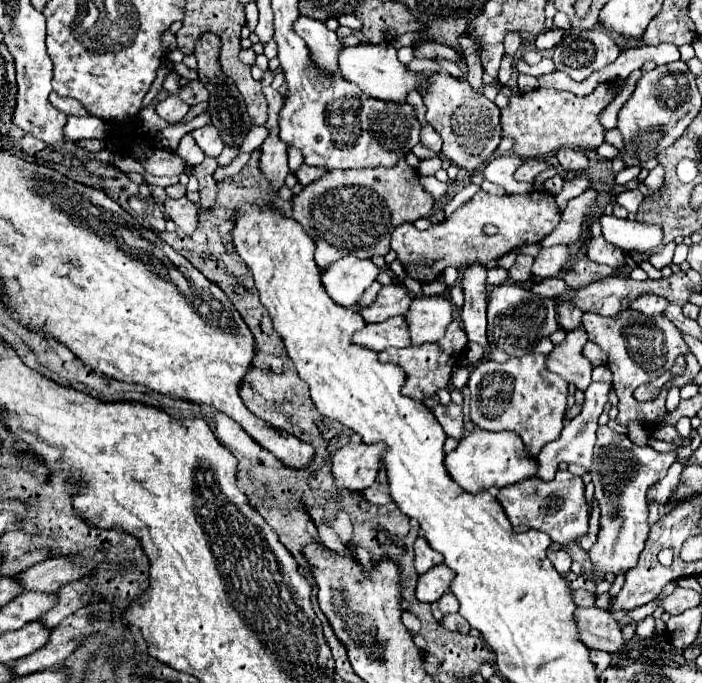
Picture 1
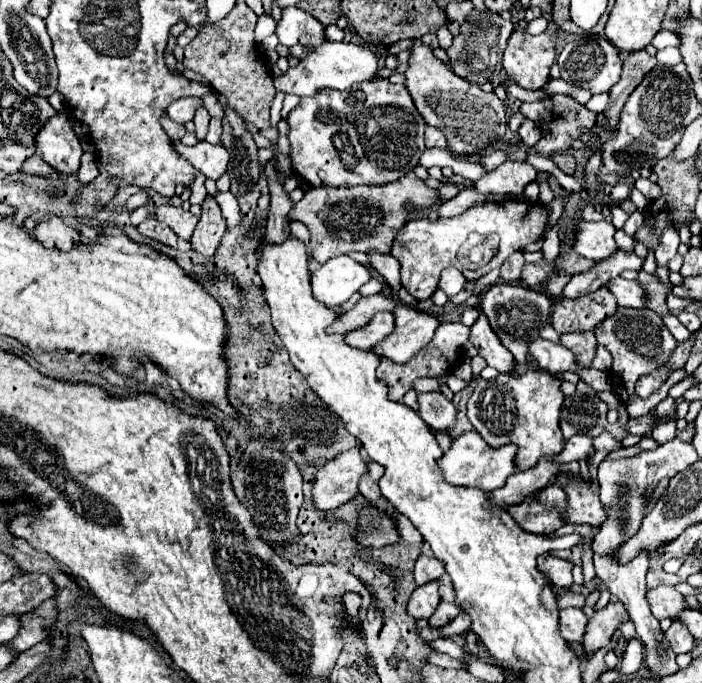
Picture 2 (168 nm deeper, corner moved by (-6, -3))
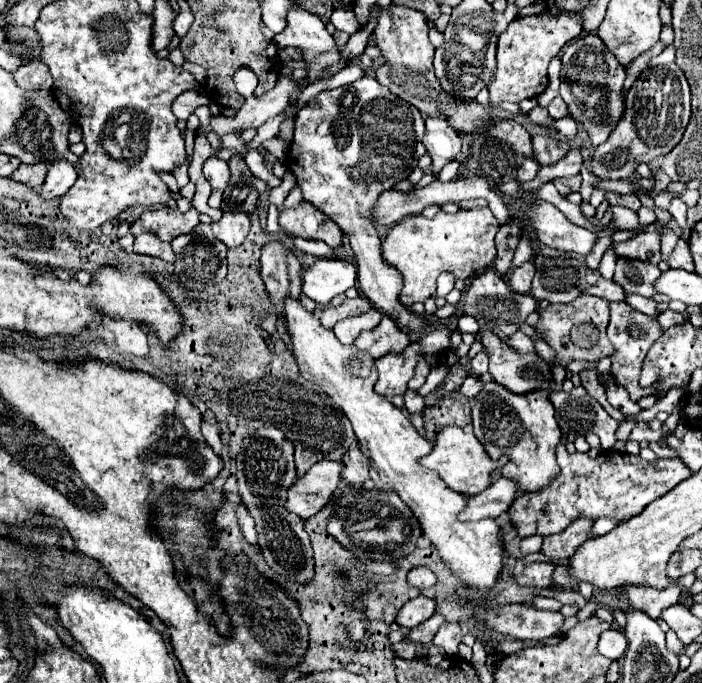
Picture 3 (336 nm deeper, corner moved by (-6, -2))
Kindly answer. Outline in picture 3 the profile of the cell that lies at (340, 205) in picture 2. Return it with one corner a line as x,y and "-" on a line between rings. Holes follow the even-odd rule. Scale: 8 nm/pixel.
302,200
300,204
282,210
280,226
306,240
322,240
330,248
342,246
340,226
308,200

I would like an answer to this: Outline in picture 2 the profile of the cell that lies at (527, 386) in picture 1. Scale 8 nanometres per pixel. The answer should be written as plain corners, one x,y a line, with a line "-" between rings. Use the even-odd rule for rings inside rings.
530,369
518,377
498,375
490,381
478,379
468,401
468,419
490,447
514,443
518,447
516,469
526,471
542,457
554,457
560,449
564,449
564,439
558,425
560,407
564,401
560,383
562,381
558,377
542,369

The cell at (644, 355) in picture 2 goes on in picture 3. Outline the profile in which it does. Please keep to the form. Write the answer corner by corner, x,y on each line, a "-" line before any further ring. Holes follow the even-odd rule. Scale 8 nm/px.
610,302
610,324
608,324
608,340
612,342
614,346
614,354
610,356
612,358
612,368
610,368
610,374
612,378
624,386
630,394
630,400
638,402
640,398
648,396
648,390
640,388
638,384
638,374
640,374
640,368
642,368
642,360
644,356
648,354
648,350
652,348
652,344
660,338
662,334
662,328
658,324
656,318
650,318
638,310
634,310
630,304
626,302

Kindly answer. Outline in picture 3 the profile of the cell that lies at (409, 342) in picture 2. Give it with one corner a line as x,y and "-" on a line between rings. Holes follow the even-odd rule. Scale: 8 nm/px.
384,316
374,330
362,332
354,346
370,352
374,358
382,358
386,354
402,354
406,346
410,346
410,334
404,332
392,316

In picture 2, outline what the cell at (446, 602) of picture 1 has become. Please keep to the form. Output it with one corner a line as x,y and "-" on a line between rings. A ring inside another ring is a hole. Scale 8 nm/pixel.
440,603
438,609
434,611
434,615
428,619
428,625
434,627
434,629
444,627
444,625
450,623
458,613
460,613
460,609
458,609
454,603

